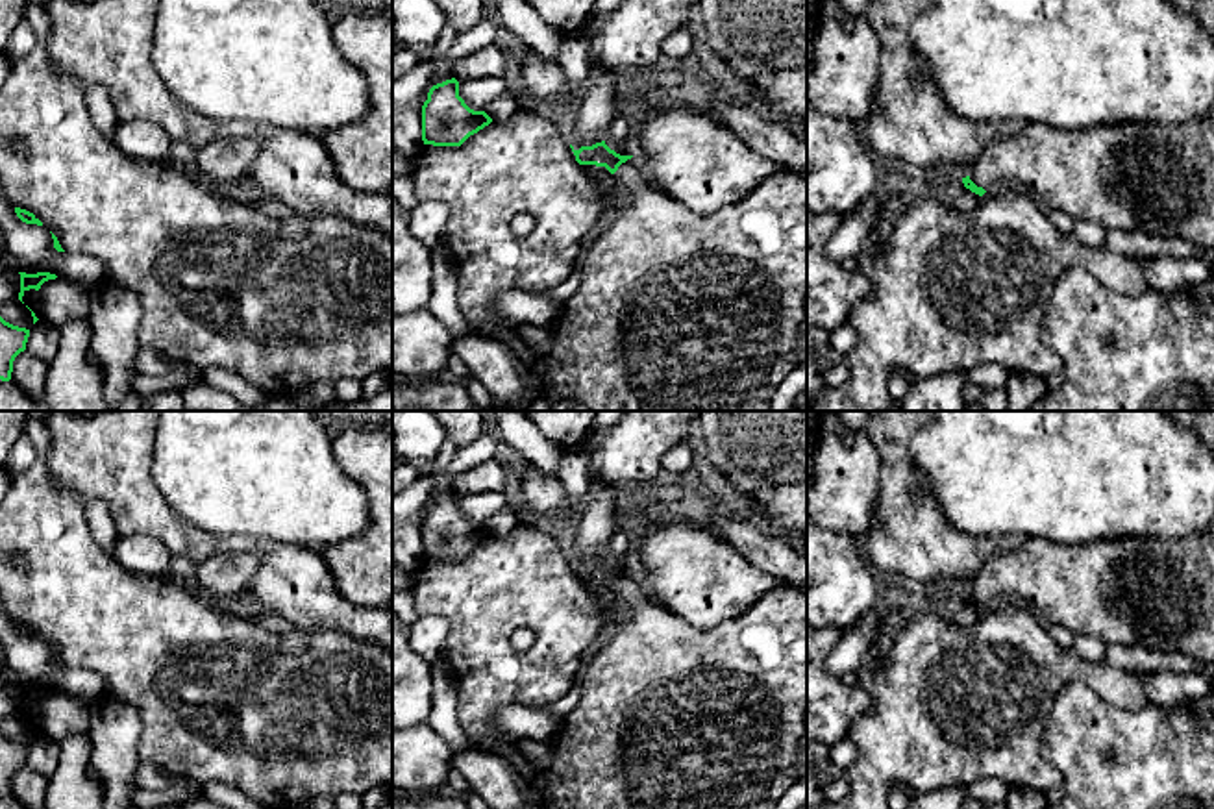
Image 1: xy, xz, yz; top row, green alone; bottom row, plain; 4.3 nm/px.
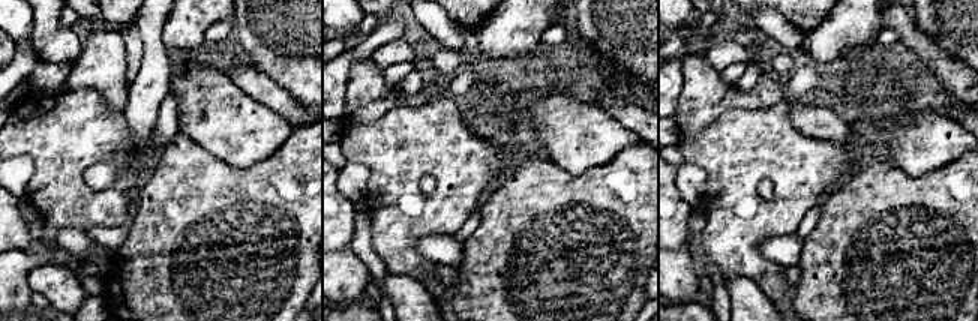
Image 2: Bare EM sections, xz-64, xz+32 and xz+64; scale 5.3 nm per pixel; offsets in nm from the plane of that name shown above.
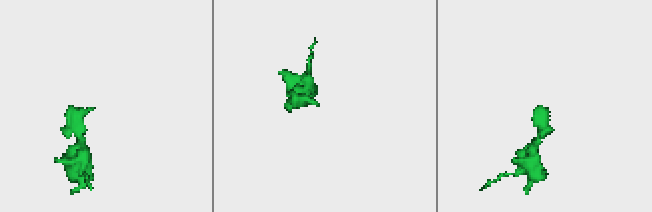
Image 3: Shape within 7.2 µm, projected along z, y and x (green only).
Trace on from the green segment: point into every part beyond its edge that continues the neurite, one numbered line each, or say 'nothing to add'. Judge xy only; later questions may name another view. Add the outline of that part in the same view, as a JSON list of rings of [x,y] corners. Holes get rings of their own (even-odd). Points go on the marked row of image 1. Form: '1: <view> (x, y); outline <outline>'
nothing to add

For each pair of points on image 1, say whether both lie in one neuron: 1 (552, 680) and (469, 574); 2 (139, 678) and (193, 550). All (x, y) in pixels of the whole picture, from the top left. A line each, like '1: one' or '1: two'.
1: one
2: two

